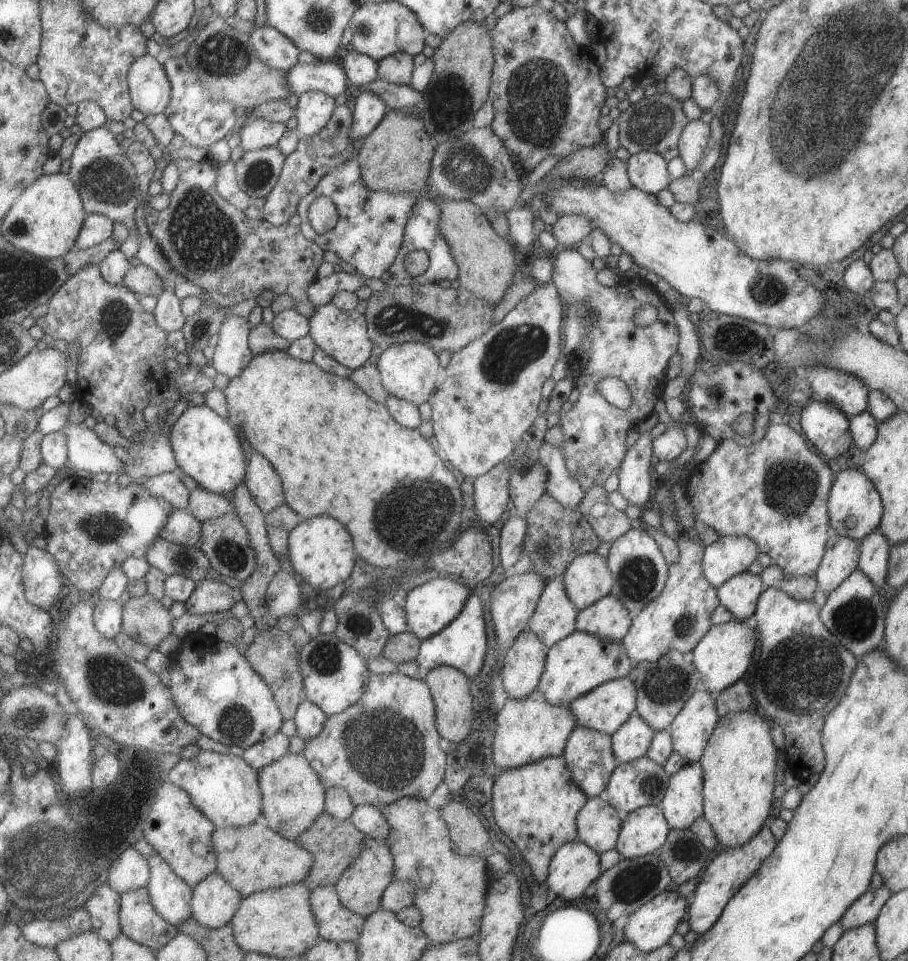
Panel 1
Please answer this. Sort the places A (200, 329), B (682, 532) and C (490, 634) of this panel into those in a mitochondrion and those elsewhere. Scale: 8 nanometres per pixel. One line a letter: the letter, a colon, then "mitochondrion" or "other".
A: other
B: other
C: other

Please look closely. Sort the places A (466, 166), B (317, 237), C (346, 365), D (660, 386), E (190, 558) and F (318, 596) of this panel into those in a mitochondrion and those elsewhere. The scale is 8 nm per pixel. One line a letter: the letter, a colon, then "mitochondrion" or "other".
A: mitochondrion
B: other
C: other
D: other
E: mitochondrion
F: other

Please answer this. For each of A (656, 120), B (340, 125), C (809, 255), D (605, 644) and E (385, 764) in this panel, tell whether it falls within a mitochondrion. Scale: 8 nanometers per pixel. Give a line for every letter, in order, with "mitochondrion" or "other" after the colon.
A: mitochondrion
B: other
C: other
D: other
E: mitochondrion

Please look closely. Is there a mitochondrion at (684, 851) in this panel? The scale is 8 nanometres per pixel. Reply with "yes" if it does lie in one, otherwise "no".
yes

